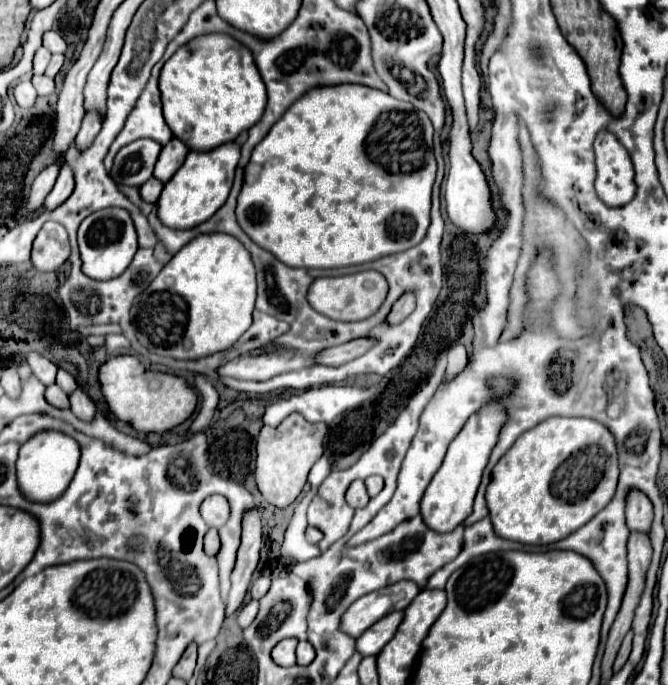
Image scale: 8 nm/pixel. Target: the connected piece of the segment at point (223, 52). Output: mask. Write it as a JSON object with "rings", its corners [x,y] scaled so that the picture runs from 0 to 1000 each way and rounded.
{"rings":[[[301,50],[274,64],[244,96],[238,114],[238,131],[244,146],[244,166],[259,190],[286,219],[319,219],[337,207],[349,207],[364,190],[373,190],[394,169],[400,152],[400,131],[391,108],[382,96],[379,79],[370,67],[358,64],[343,50]]]}

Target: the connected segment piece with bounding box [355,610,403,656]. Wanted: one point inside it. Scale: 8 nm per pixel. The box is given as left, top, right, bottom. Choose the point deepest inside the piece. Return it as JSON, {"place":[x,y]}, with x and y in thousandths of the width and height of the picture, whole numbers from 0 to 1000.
{"place":[554,942]}

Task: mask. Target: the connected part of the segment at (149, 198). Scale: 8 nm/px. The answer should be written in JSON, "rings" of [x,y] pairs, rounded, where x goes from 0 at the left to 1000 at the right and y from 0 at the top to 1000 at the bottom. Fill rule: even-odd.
{"rings":[[[226,260],[226,263],[220,263],[220,266],[211,272],[211,286],[214,286],[217,295],[229,295],[229,298],[232,298],[232,295],[238,292],[241,277],[244,277],[244,266],[235,263],[235,260]]]}

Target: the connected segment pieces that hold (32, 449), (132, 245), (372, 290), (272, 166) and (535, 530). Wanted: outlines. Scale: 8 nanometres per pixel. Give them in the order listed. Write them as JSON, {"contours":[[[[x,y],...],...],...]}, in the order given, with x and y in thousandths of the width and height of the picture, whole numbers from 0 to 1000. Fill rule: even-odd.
{"contours":[[[[61,628],[49,634],[31,651],[25,672],[25,701],[34,721],[40,721],[40,727],[52,727],[52,733],[76,733],[88,727],[103,709],[115,686],[118,669],[121,669],[118,648],[106,636],[91,634],[88,628]]],[[[154,304],[130,315],[118,330],[118,368],[124,397],[133,406],[160,409],[178,403],[196,385],[205,368],[205,339],[193,309],[187,304]]],[[[546,394],[534,400],[519,400],[519,403],[504,403],[504,406],[475,406],[460,429],[463,444],[484,461],[493,461],[496,467],[546,467],[555,458],[567,453],[579,432],[579,409],[573,400],[561,394]]],[[[504,123],[504,126],[478,126],[472,131],[463,131],[439,149],[424,172],[406,184],[394,207],[382,213],[376,234],[365,245],[365,264],[382,264],[379,269],[364,269],[358,295],[355,295],[355,321],[364,330],[364,336],[373,342],[379,353],[385,353],[391,362],[403,365],[412,377],[418,377],[424,385],[439,391],[513,391],[513,388],[534,388],[546,382],[558,382],[564,377],[603,368],[621,356],[627,356],[642,333],[642,301],[645,301],[645,274],[651,266],[654,236],[648,228],[648,184],[636,164],[621,161],[615,149],[597,149],[594,143],[582,140],[579,134],[549,128],[543,123]],[[597,307],[597,353],[585,342],[585,324]]],[[[819,610],[801,625],[783,631],[738,683],[738,701],[729,709],[729,739],[738,771],[750,785],[783,794],[813,797],[834,791],[870,771],[915,733],[924,698],[924,648],[909,622],[885,610]]]]}

